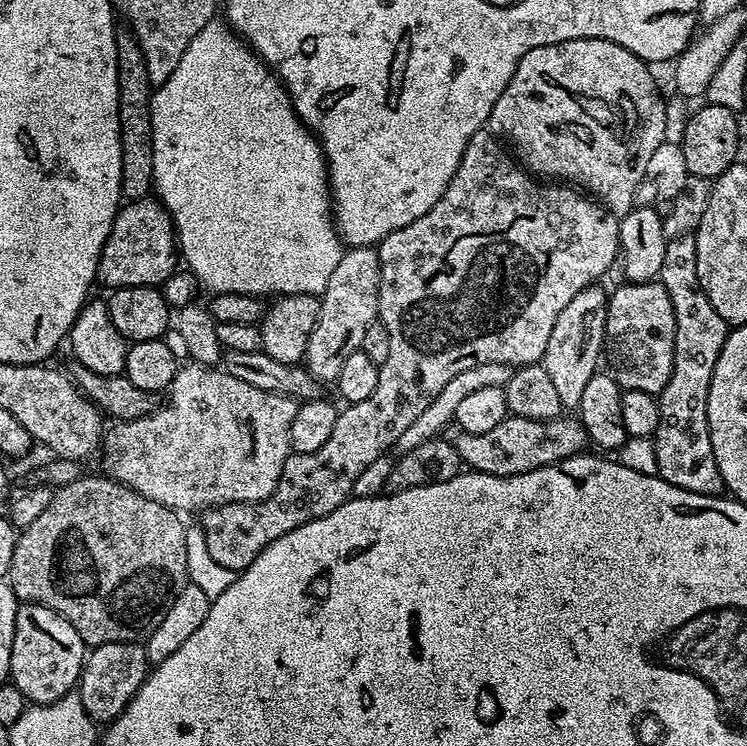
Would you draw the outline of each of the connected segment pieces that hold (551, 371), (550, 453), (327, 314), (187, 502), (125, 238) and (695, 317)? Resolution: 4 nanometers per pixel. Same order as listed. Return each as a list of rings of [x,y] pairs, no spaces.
[[[595,284],[583,288],[558,314],[541,360],[541,365],[553,381],[561,407],[566,410],[579,409],[583,387],[596,374],[600,366],[598,362],[602,360],[608,294],[600,287]]]
[[[561,414],[552,420],[531,420],[530,418],[509,415],[502,422],[498,422],[498,426],[494,426],[494,430],[489,430],[487,434],[466,434],[457,431],[454,436],[456,450],[460,455],[461,461],[471,471],[485,472],[491,476],[517,476],[518,474],[526,474],[530,470],[538,470],[547,464],[559,464],[566,458],[581,455],[585,451],[584,447],[589,447],[590,441],[584,425],[579,419],[572,420],[568,414]]]
[[[349,247],[334,266],[330,282],[323,296],[319,297],[318,322],[310,334],[308,349],[304,351],[306,367],[317,380],[335,382],[338,370],[350,354],[360,351],[360,343],[366,334],[366,326],[378,319],[380,310],[380,253],[375,247]]]
[[[188,362],[177,367],[176,376],[173,378],[171,386],[166,389],[167,396],[168,401],[165,404],[163,401],[156,411],[137,420],[117,423],[116,429],[113,432],[111,429],[103,437],[104,464],[112,471],[109,472],[111,479],[126,485],[127,488],[133,488],[138,494],[180,514],[196,511],[199,513],[201,510],[216,508],[220,504],[257,504],[259,500],[264,500],[271,494],[280,475],[272,472],[272,456],[252,456],[252,440],[264,440],[264,432],[260,432],[260,420],[264,420],[264,408],[260,408],[260,404],[256,404],[256,400],[260,400],[260,396],[252,396],[252,388],[246,386],[246,382],[238,382],[238,378],[234,378],[229,372],[223,371],[219,367]]]
[[[156,198],[127,201],[117,211],[114,222],[110,226],[110,234],[102,246],[100,265],[96,271],[99,283],[101,285],[104,283],[108,290],[133,288],[134,286],[150,288],[163,285],[164,280],[170,278],[172,273],[177,271],[177,268],[178,245],[176,243],[176,230],[172,227],[172,219],[167,210],[164,209],[164,205]]]
[[[695,235],[667,241],[658,283],[666,290],[674,306],[674,366],[670,382],[658,393],[658,424],[650,443],[656,451],[655,475],[660,479],[704,497],[723,497],[724,479],[714,458],[708,425],[708,395],[714,378],[714,366],[726,342],[730,325],[710,306],[710,298],[698,282],[698,250]]]

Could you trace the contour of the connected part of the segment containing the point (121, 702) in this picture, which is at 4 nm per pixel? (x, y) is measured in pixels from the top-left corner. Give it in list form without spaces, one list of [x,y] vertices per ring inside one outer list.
[[[106,642],[97,644],[84,657],[84,669],[80,672],[78,695],[86,714],[100,726],[117,720],[126,706],[136,697],[150,671],[148,649],[143,643]]]

